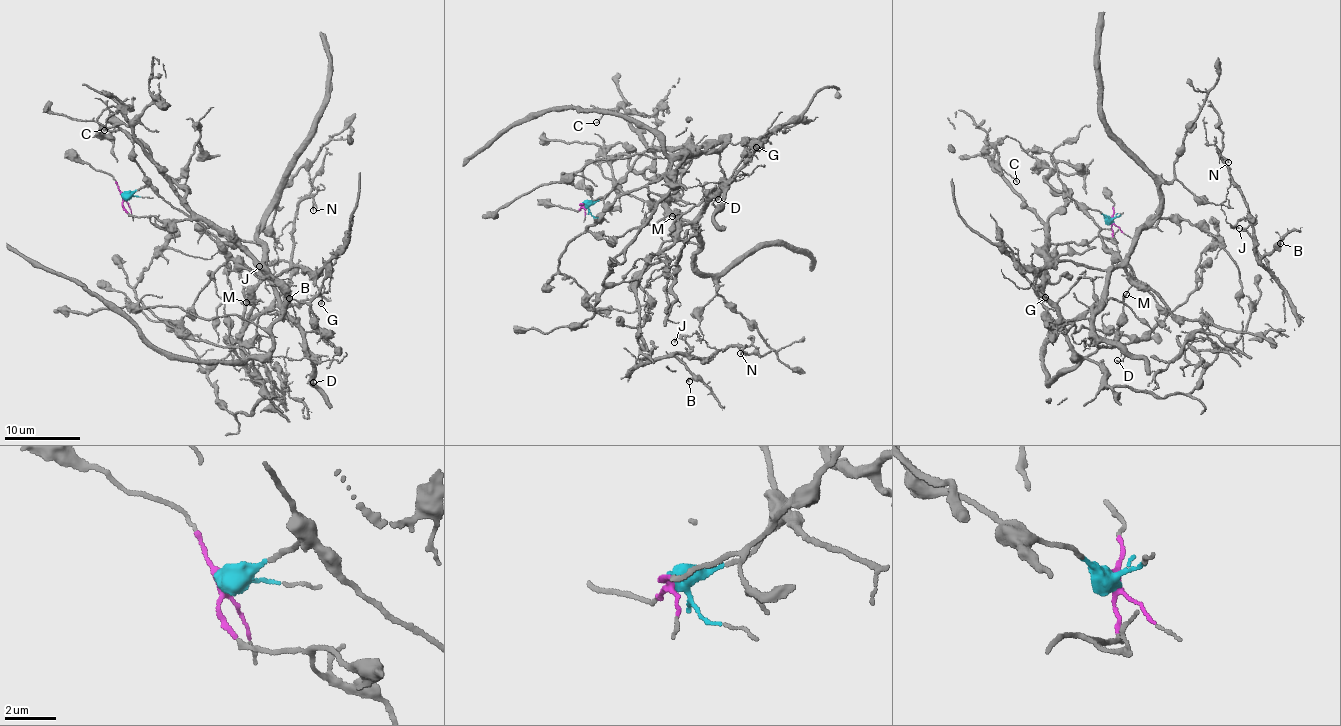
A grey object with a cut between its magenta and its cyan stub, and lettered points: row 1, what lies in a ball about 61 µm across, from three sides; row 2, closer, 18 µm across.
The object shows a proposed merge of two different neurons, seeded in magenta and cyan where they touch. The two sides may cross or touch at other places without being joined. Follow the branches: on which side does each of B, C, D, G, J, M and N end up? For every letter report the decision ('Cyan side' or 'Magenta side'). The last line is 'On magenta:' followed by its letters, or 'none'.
B: Cyan side
C: Magenta side
D: Cyan side
G: Magenta side
J: Cyan side
M: Cyan side
N: Cyan side
On magenta: C, G

